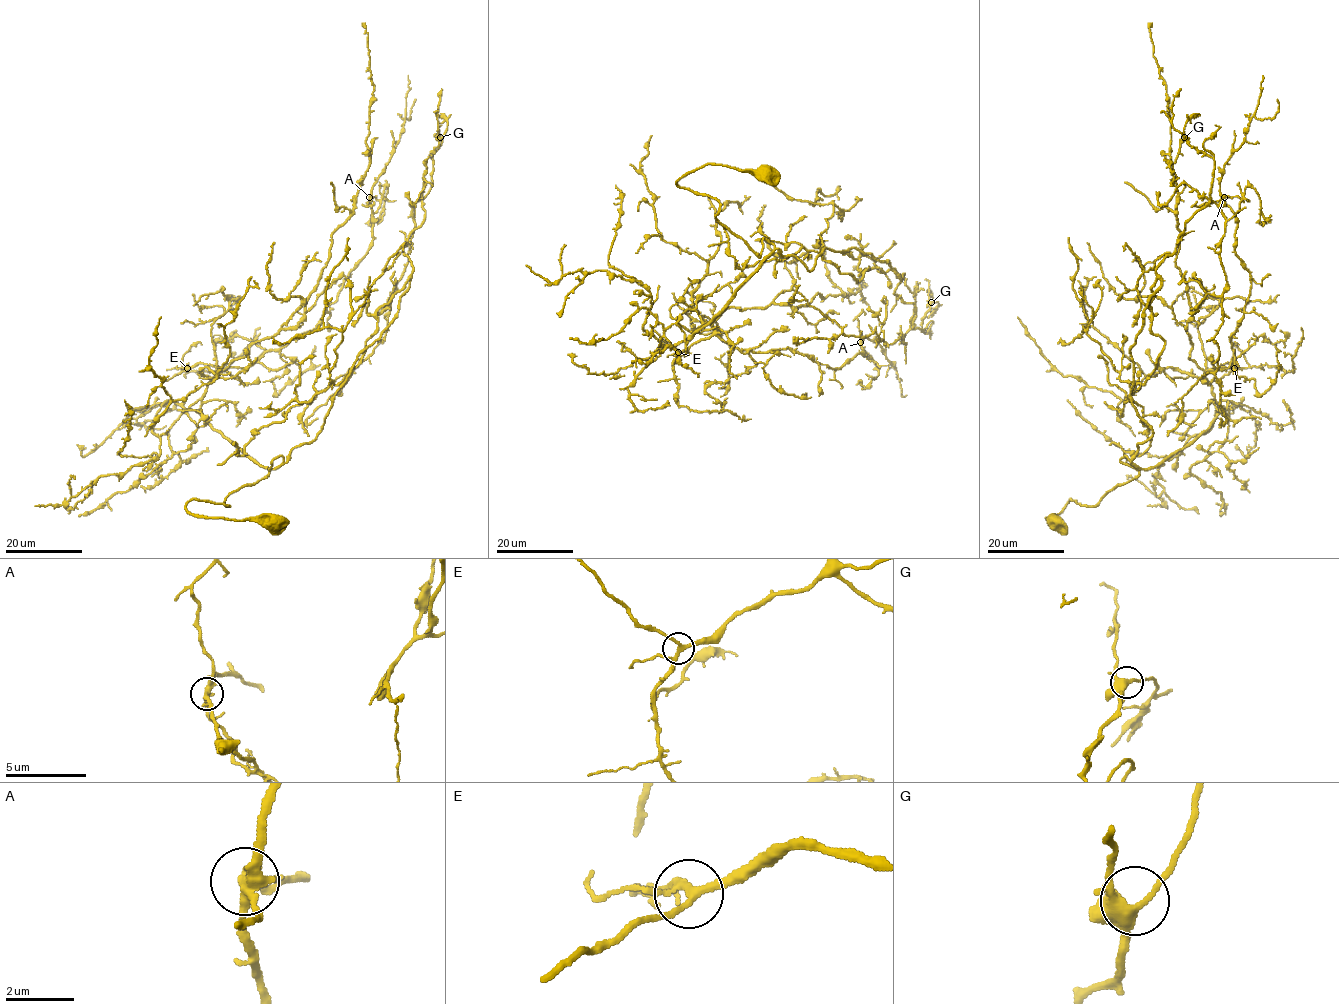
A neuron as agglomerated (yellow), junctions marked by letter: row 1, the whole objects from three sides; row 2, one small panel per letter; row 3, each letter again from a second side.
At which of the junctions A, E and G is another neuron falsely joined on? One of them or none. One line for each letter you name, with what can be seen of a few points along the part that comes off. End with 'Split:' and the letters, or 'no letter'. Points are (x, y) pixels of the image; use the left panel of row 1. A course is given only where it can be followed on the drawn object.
Split: A

